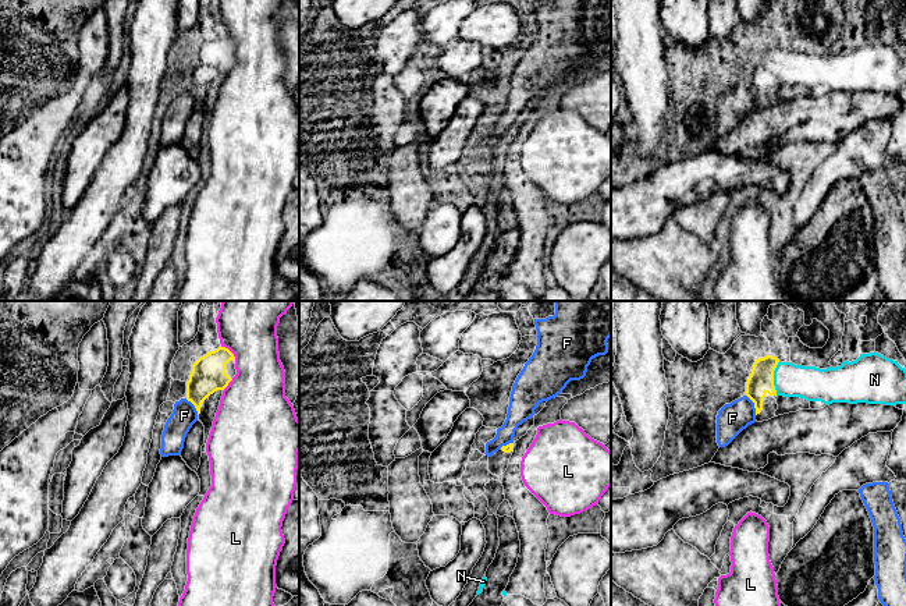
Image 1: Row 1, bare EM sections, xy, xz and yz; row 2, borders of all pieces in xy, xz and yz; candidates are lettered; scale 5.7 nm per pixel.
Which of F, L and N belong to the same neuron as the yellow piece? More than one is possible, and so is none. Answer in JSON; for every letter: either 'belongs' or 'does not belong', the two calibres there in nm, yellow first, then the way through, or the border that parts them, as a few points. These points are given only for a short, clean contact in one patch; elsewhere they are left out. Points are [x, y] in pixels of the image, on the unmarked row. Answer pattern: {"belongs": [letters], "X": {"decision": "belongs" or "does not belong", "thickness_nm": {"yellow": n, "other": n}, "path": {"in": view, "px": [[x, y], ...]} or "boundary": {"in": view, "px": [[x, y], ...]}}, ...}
{"belongs": ["N"], "F": {"decision": "does not belong", "thickness_nm": {"yellow": 140, "other": 180}}, "L": {"decision": "does not belong", "thickness_nm": {"yellow": 200, "other": 300}, "boundary": {"in": "xy", "px": [[220, 34], [224, 34], [233, 42], [235, 50]]}}, "N": {"decision": "belongs", "thickness_nm": {"yellow": 140, "other": 200}, "path": {"in": "yz", "px": [[761, 67], [773, 66], [812, 71]]}}}

